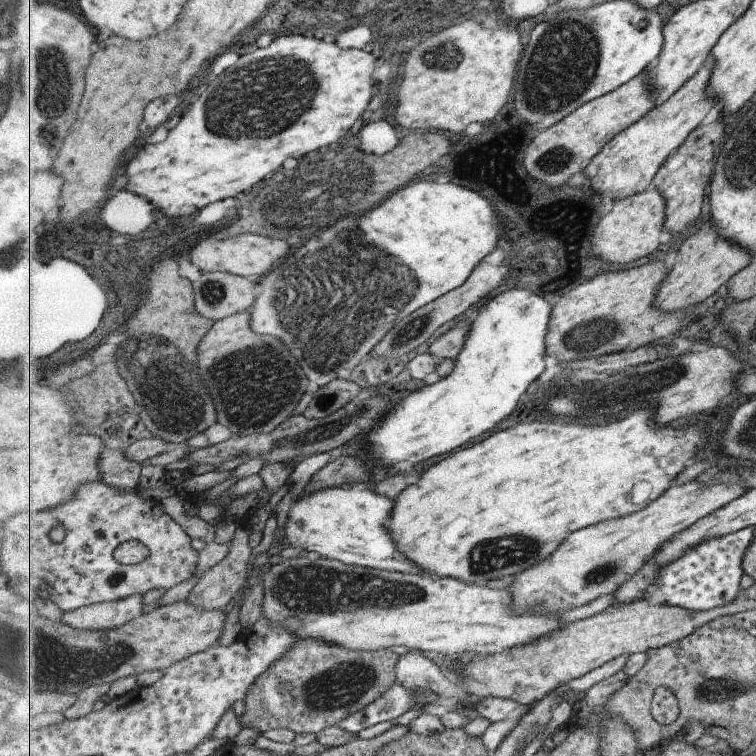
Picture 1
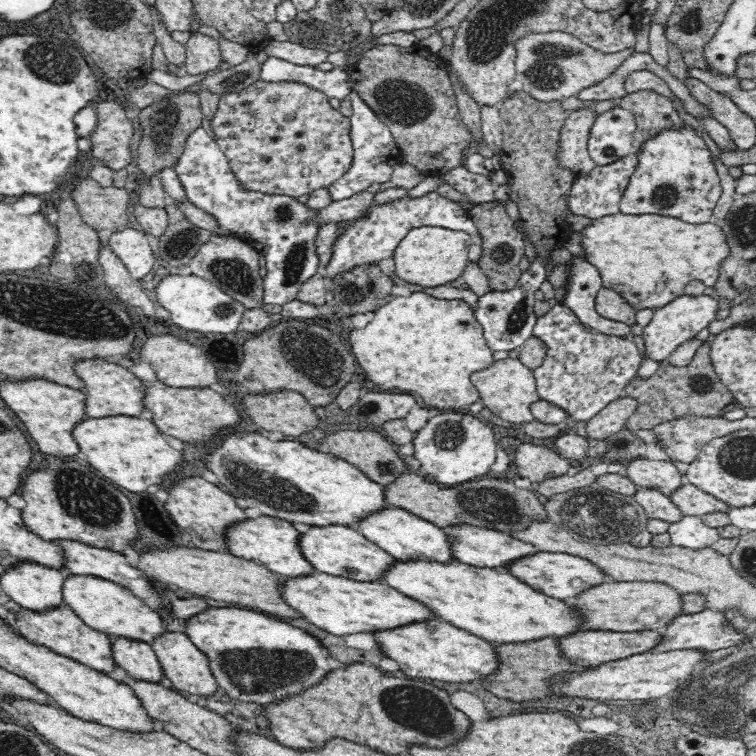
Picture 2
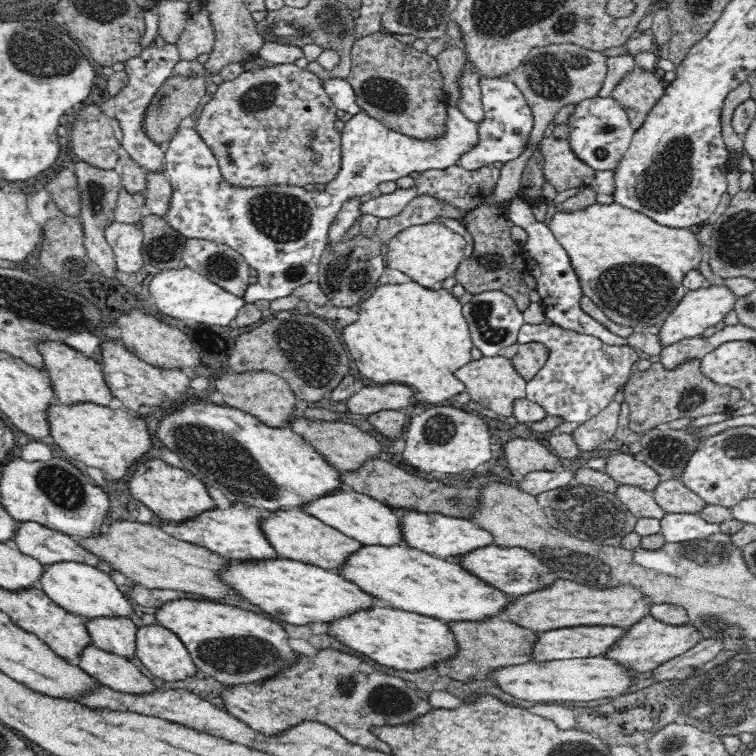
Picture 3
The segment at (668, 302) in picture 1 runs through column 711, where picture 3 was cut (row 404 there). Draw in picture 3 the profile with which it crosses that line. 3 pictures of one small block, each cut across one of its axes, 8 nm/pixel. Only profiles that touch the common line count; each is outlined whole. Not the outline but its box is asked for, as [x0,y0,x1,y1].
[215,371,300,428]

